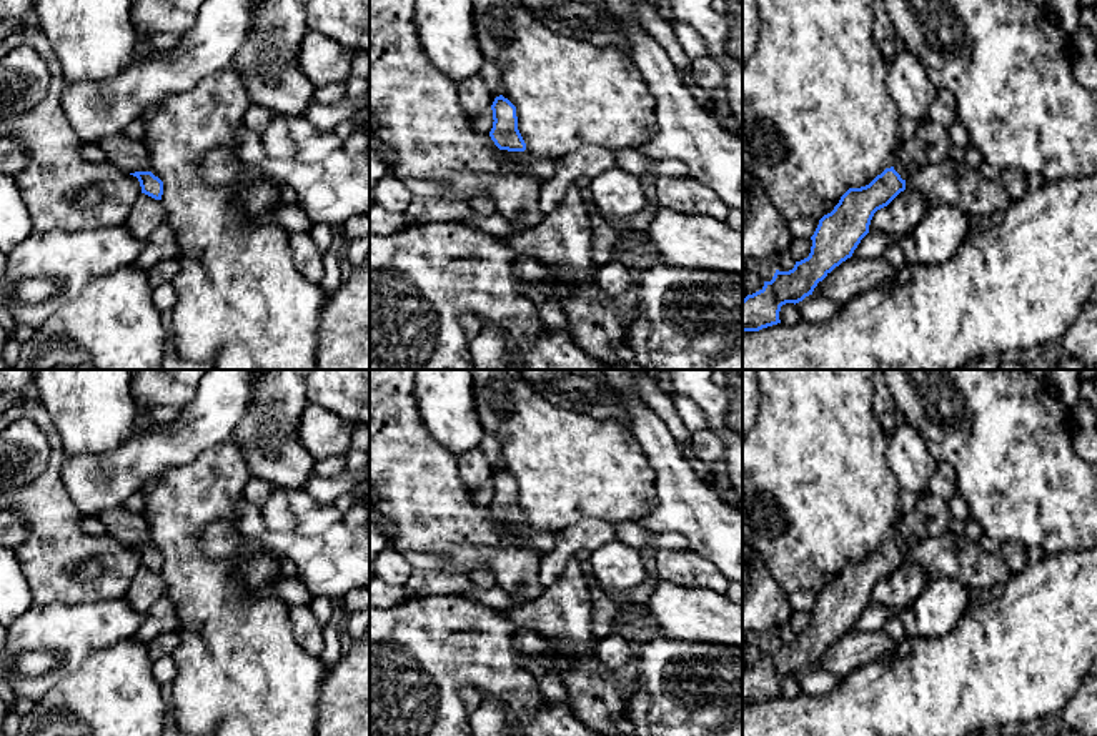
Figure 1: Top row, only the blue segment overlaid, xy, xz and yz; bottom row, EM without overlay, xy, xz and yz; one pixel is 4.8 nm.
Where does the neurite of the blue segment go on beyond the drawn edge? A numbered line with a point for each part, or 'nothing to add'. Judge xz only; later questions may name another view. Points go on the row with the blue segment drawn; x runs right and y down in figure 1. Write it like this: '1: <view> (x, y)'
1: xz (541, 170)

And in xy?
1: xy (132, 155)

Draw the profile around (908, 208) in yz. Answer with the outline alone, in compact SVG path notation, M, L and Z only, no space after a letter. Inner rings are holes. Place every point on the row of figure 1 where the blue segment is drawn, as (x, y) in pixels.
M906 188L887 206L874 213L869 233L904 236L924 218L929 208L929 201L919 191Z

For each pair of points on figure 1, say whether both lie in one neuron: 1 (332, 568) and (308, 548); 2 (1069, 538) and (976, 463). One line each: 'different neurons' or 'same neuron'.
1: same neuron
2: same neuron

